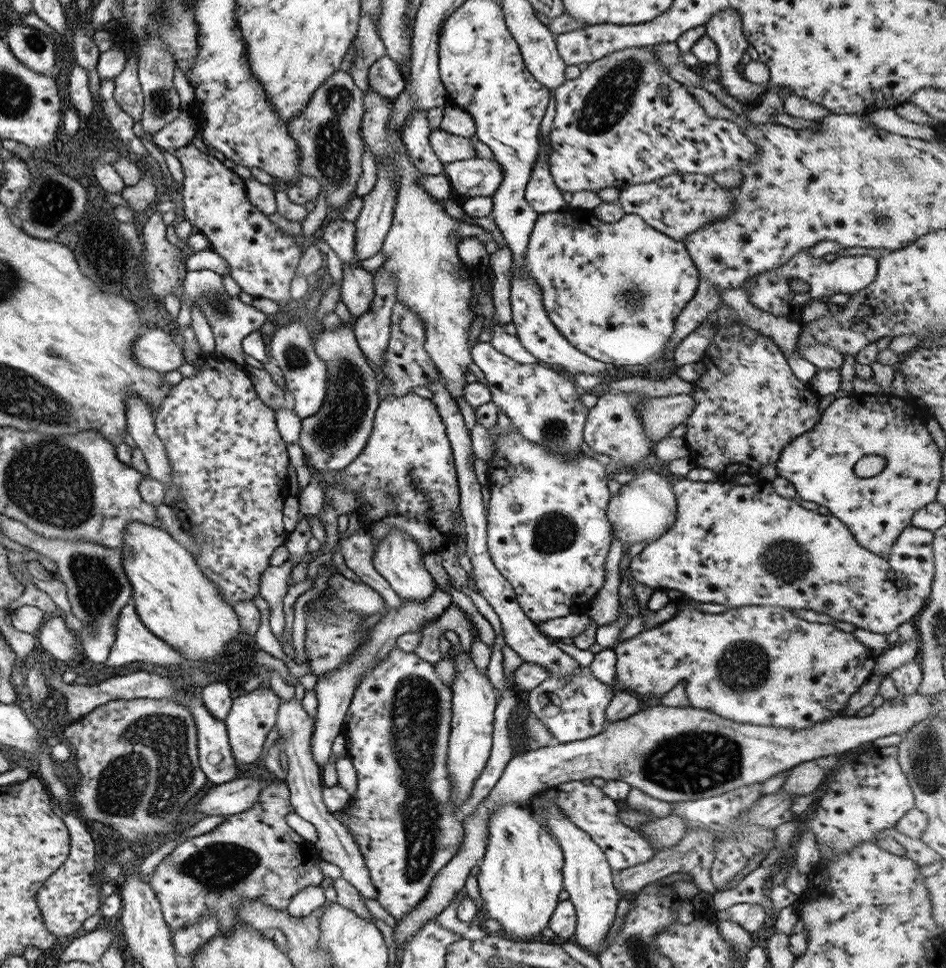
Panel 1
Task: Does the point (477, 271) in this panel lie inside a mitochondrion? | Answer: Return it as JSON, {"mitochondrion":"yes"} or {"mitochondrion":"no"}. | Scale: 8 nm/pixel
{"mitochondrion":"no"}

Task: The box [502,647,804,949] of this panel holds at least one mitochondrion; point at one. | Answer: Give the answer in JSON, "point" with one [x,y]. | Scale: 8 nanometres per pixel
{"point":[690,761]}

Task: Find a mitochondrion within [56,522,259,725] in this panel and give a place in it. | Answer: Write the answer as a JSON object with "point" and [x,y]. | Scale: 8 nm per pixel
{"point":[98,584]}

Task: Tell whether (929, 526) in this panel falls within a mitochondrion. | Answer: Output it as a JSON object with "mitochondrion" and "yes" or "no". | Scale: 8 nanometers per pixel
{"mitochondrion":"no"}

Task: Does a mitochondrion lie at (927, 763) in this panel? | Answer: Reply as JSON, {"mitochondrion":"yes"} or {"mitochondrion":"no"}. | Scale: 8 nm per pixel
{"mitochondrion":"yes"}

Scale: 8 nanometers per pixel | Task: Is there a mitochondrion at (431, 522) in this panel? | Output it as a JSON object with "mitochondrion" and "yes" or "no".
{"mitochondrion":"no"}

